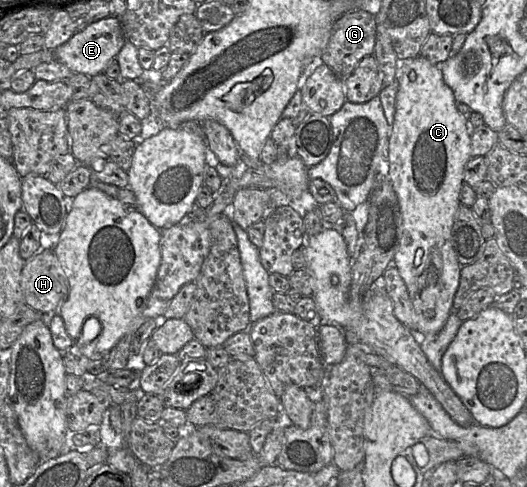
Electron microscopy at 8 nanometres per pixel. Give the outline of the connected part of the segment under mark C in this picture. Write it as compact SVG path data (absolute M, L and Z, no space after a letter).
M420 55L409 59L411 61L403 66L402 76L396 79L398 92L388 149L389 179L402 215L402 233L392 265L398 268L407 286L416 314L416 334L426 335L439 332L444 327L459 286L462 266L452 247L451 230L460 205L464 167L474 156L465 118L458 111L454 93L445 83L439 67Z

